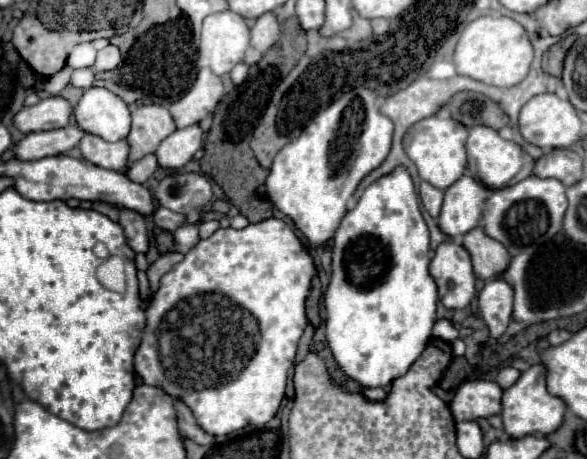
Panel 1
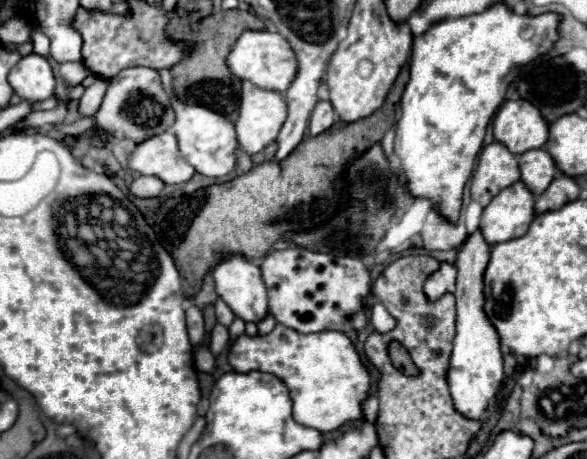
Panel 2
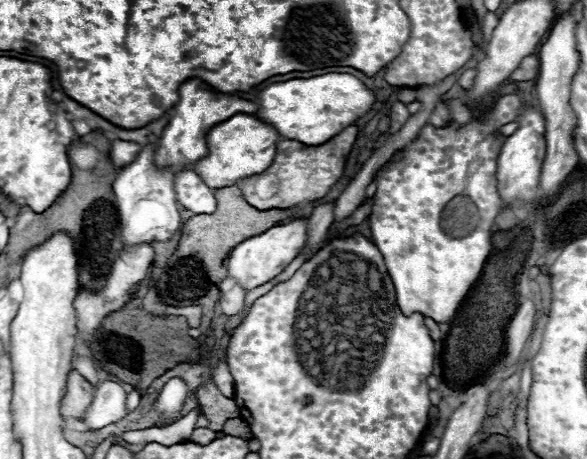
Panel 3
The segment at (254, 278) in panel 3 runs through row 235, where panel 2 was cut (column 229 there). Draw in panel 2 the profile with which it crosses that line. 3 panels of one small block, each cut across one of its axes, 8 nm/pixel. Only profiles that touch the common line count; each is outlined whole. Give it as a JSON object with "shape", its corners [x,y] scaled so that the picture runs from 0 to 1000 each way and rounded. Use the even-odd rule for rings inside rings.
{"shape":[[[399,553],[388,566],[382,566],[378,575],[371,575],[361,588],[361,601],[368,610],[368,636],[371,645],[395,671],[395,680],[412,693],[416,702],[443,702],[450,697],[460,675],[457,675],[457,645],[453,645],[453,619],[446,610],[446,593],[440,584],[440,575],[433,575],[429,566]]]}

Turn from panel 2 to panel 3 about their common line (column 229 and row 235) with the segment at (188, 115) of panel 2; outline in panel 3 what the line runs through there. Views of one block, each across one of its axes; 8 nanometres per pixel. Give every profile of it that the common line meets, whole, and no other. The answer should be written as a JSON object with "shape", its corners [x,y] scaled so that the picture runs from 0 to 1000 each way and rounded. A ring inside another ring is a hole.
{"shape":[[[245,318],[235,344],[218,357],[211,370],[198,379],[194,392],[194,427],[198,458],[204,475],[204,519],[211,540],[225,540],[235,532],[283,527],[290,523],[310,492],[300,418],[296,418],[296,375],[269,375],[262,362],[262,318]]]}

